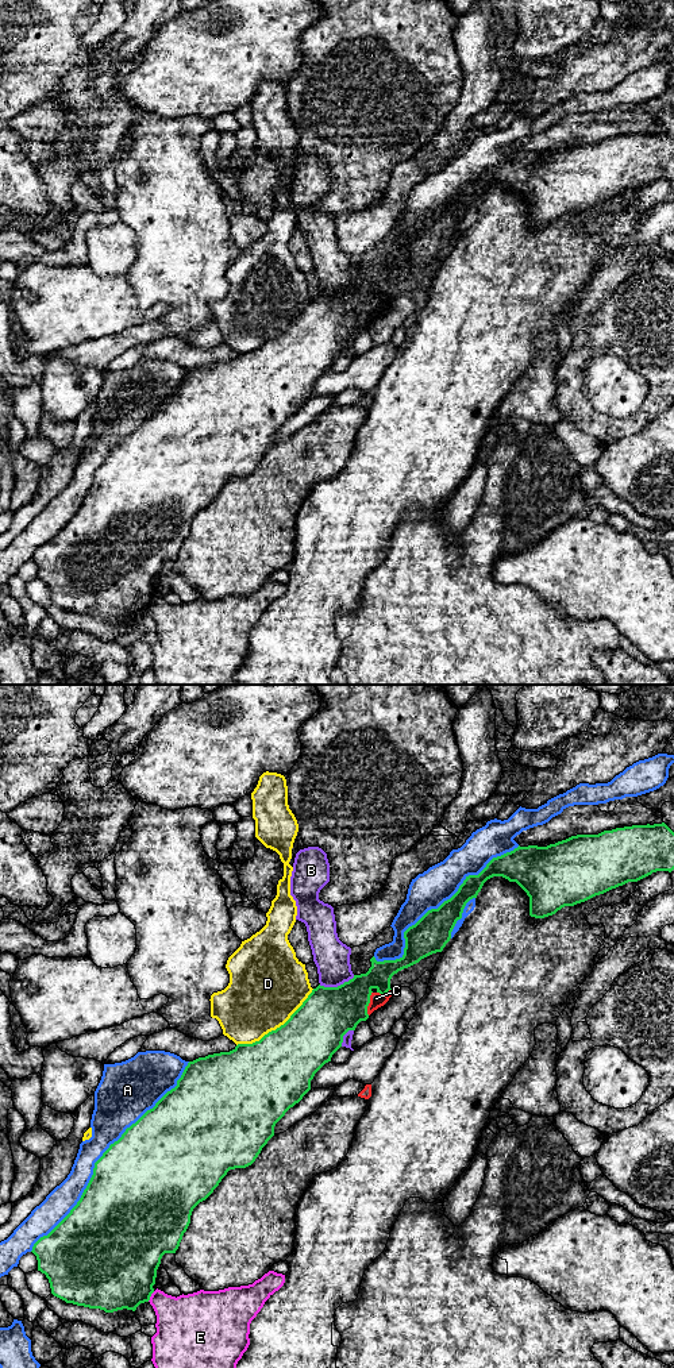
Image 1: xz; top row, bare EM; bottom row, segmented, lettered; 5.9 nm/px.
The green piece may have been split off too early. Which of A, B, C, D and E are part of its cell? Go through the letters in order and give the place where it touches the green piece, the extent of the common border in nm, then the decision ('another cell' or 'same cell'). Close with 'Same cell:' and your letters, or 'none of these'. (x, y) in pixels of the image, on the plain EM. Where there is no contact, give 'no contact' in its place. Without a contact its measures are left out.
A: xz (103, 463) | 1450 nm | another cell
B: xz (338, 295) | 220 nm | another cell
C: xz (369, 311) | 150 nm | another cell
D: xz (277, 336) | 550 nm | another cell
E: xz (150, 604) | 80 nm | another cell
Same cell: none of these

